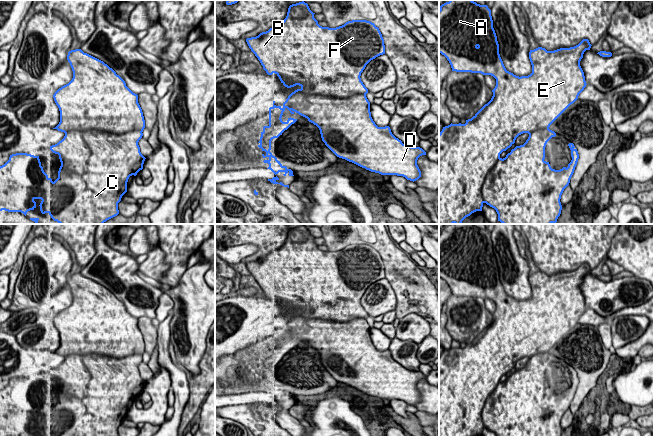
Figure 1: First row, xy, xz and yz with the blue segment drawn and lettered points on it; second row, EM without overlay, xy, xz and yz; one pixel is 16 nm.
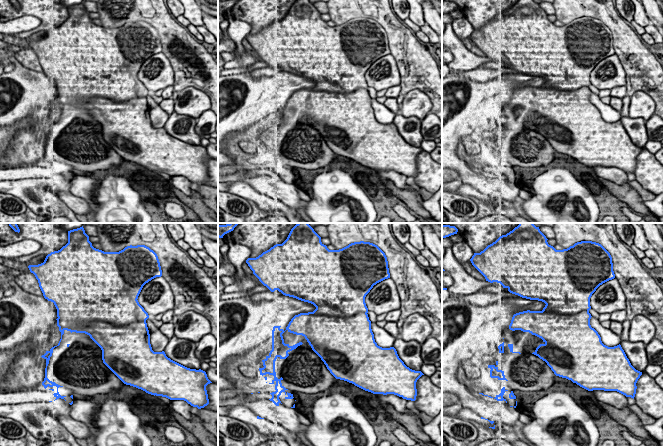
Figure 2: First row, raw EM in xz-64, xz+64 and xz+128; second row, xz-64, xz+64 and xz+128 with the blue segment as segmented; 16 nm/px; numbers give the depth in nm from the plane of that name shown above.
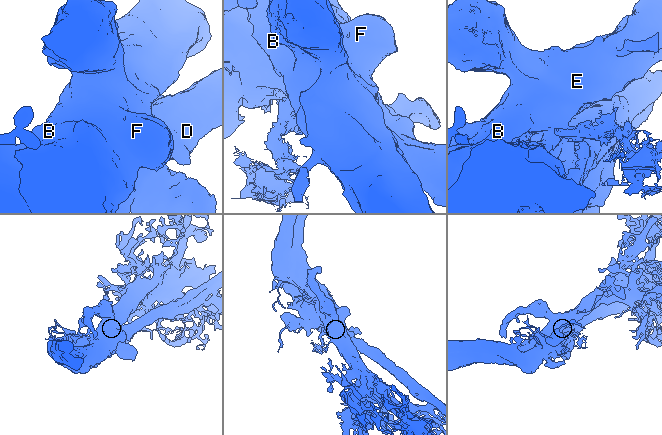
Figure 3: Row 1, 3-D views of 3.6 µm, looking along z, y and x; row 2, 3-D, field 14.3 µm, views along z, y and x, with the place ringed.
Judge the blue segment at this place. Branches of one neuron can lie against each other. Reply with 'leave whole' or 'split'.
split

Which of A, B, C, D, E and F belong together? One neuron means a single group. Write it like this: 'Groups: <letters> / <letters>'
Groups: A B E F / C D

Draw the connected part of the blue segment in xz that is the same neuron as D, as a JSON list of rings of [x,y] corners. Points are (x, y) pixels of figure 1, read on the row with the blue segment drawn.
[[[297,92],[288,99],[288,103],[292,111],[319,128],[322,141],[337,157],[381,175],[403,176],[413,182],[421,177],[417,160],[426,152],[420,147],[403,144],[392,134],[389,126],[378,127],[371,117],[366,95],[356,94],[343,99],[308,95],[305,99],[302,93]]]

